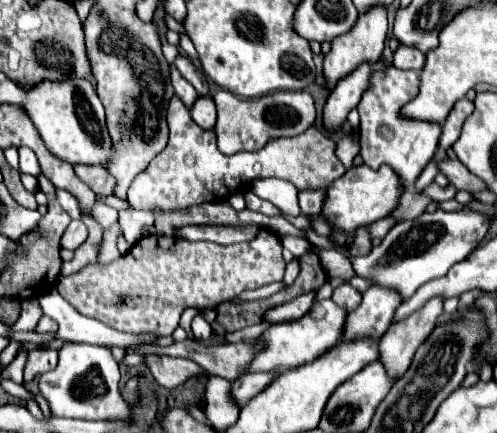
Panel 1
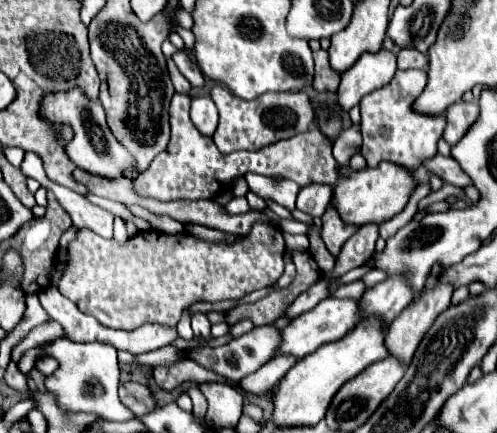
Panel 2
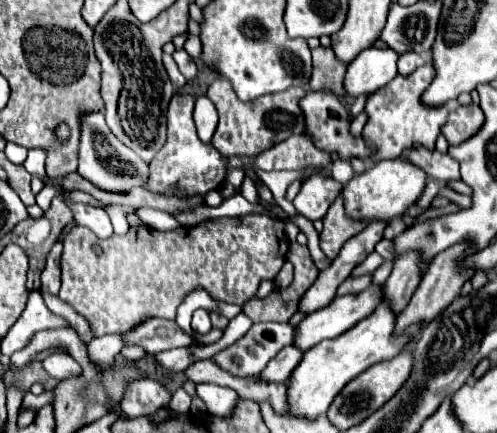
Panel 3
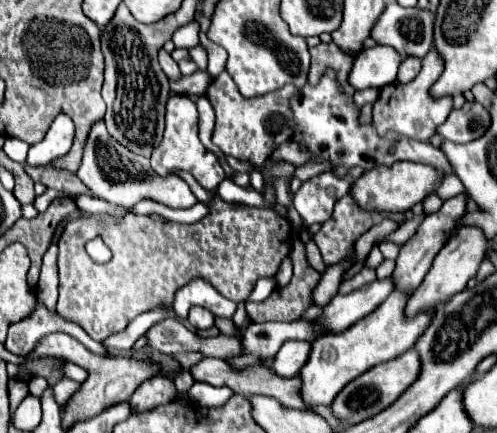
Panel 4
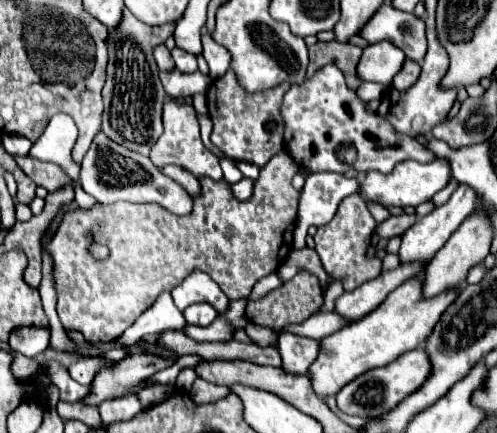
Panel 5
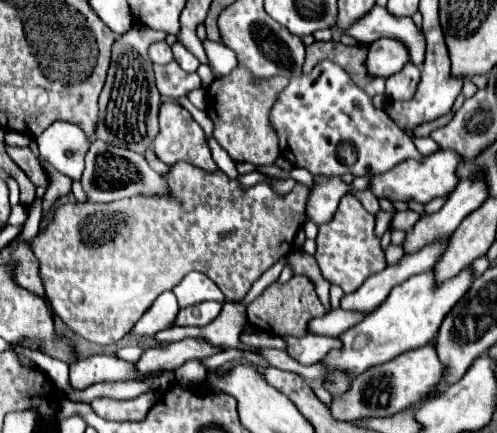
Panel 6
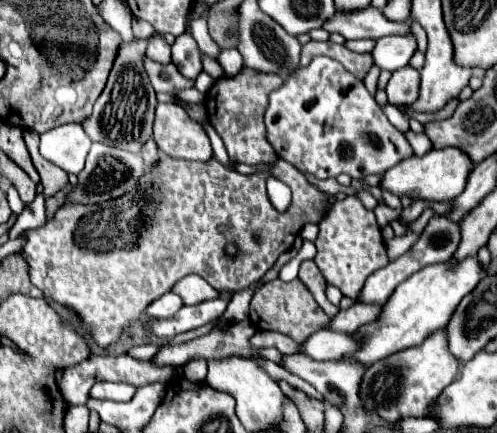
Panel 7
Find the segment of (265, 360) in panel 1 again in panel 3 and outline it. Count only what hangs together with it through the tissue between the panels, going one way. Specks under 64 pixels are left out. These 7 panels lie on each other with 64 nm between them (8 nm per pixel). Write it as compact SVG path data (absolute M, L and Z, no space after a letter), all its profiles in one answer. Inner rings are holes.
M368 286L368 290L360 292L360 294L348 294L348 296L336 296L332 300L332 304L328 304L326 308L320 308L312 314L308 314L298 326L296 326L296 338L294 338L294 344L300 348L300 350L310 350L314 344L318 344L320 340L326 340L326 338L336 338L340 334L344 334L346 330L350 330L354 324L358 324L360 320L364 320L366 316L370 316L374 312L374 308L382 302L384 298L384 286Z

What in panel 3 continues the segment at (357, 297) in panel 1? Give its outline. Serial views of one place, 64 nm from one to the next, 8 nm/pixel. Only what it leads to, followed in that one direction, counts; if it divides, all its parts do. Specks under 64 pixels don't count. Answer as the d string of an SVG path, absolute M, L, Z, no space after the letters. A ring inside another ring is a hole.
M364 274L364 276L350 276L350 278L346 278L346 280L344 280L344 284L340 284L340 288L338 288L338 296L362 292L362 290L366 290L370 284L372 284L372 274Z

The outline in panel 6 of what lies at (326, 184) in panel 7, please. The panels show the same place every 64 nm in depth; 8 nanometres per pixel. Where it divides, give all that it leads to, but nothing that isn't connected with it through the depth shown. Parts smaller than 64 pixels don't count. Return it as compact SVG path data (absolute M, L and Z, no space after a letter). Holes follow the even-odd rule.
M293 168L289 172L289 176L296 181L302 182L308 187L312 187L315 184L314 176L304 168Z

